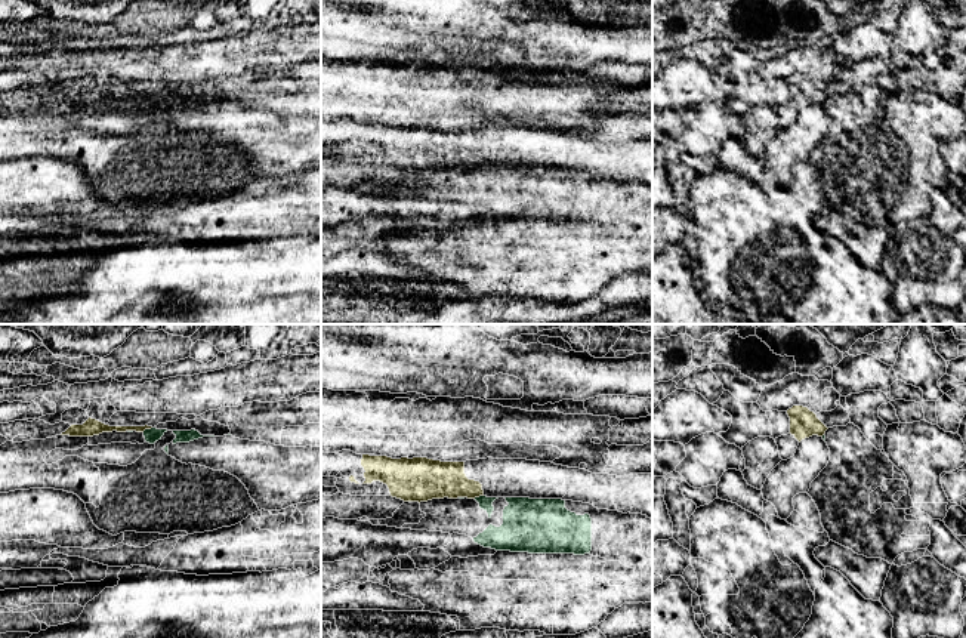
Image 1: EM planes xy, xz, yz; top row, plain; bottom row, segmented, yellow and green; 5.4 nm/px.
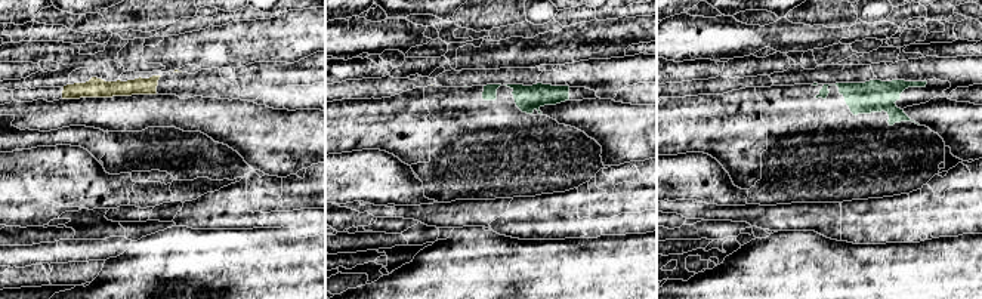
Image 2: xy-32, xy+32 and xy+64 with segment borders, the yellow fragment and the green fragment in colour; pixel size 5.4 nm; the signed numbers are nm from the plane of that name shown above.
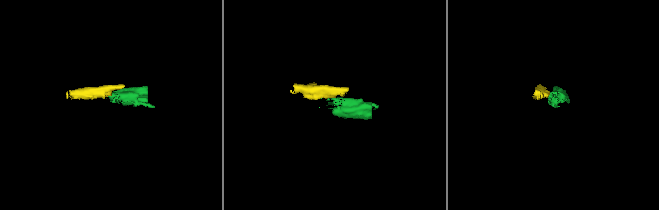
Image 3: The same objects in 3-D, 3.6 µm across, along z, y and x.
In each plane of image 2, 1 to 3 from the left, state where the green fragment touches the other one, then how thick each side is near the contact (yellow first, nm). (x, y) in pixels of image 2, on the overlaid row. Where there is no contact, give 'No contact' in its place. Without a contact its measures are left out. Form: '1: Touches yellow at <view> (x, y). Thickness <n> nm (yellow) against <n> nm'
1: No contact
2: No contact
3: No contact

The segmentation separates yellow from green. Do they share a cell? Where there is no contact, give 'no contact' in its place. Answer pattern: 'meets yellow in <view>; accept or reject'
meets yellow in xy; reject

